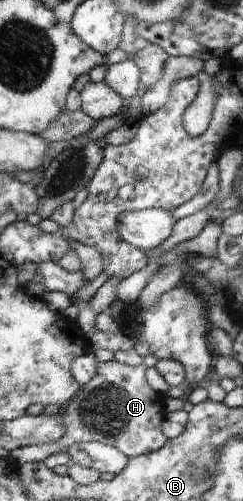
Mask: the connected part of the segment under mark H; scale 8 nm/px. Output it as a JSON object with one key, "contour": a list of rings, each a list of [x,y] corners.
{"contour":[[[111,360],[97,362],[95,375],[85,384],[80,386],[77,395],[62,408],[60,420],[65,426],[65,433],[58,441],[63,447],[71,447],[76,443],[98,441],[117,448],[128,458],[148,454],[161,449],[168,440],[162,430],[165,416],[164,397],[155,392],[145,380],[145,364],[132,366]]]}

